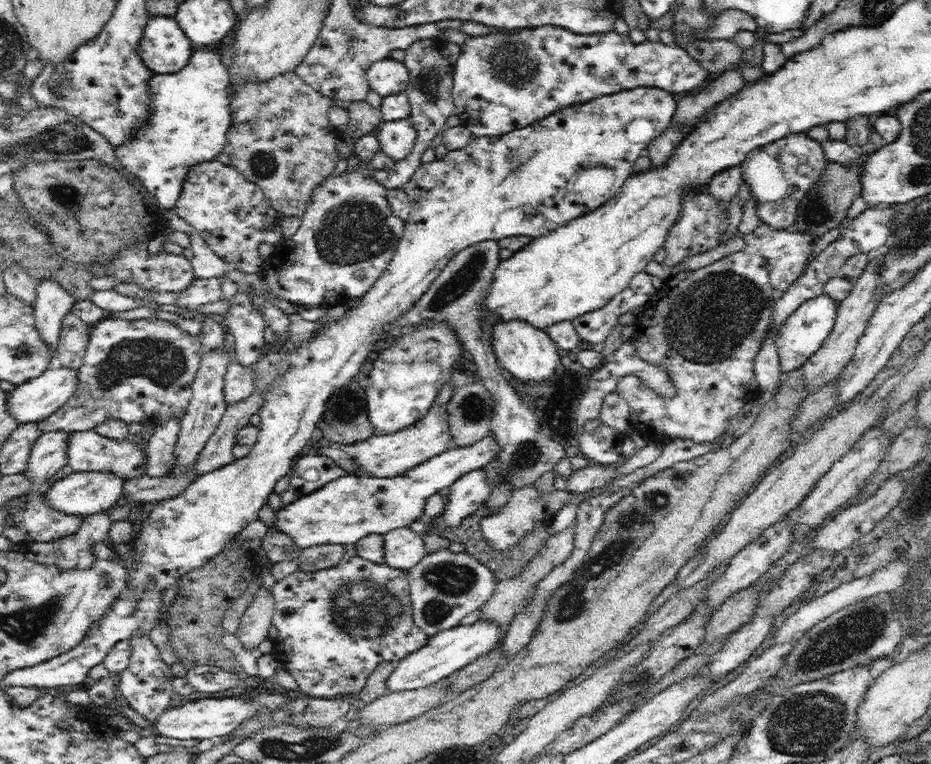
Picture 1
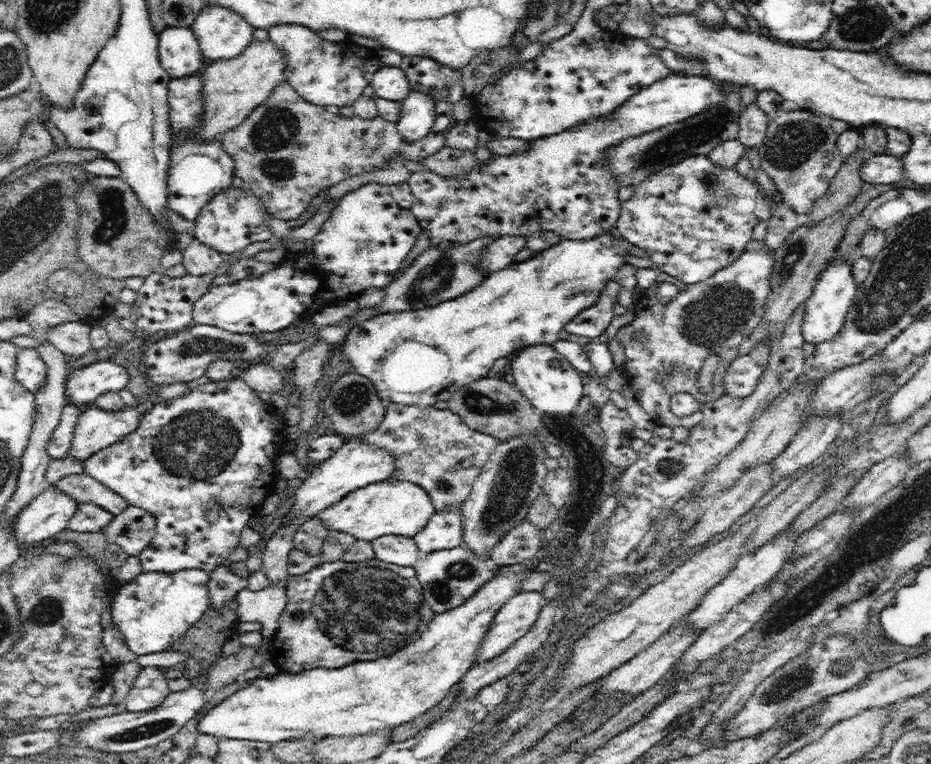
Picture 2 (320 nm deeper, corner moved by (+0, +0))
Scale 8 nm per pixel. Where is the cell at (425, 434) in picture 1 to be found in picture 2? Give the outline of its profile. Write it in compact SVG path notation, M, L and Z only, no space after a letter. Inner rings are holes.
M348 439L346 443L326 460L314 466L310 475L303 480L302 485L295 490L294 503L284 520L291 517L315 518L324 509L342 500L348 492L389 479L395 471L394 457L386 449L368 445L361 439Z

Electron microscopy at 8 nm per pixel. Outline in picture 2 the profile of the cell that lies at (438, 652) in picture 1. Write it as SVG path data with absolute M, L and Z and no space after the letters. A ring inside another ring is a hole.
M519 591L494 614L484 640L478 648L476 662L492 660L506 652L507 648L522 638L536 622L542 610L542 591Z

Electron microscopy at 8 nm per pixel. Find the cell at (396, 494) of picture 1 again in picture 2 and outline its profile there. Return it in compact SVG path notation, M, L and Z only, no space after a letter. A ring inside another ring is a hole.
M386 479L348 492L342 500L320 512L316 518L329 531L346 532L368 542L384 535L400 535L413 538L435 514L435 506L426 489L408 480Z

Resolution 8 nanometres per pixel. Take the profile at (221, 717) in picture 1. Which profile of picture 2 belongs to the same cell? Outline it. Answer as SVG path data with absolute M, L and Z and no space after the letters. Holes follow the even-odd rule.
M519 565L519 569L516 569L515 571L513 568L514 566L498 567L500 575L496 576L496 578L492 580L489 580L488 583L480 587L475 592L475 594L470 596L470 598L466 600L465 603L462 603L460 607L450 609L449 611L440 614L435 614L434 618L432 618L430 624L426 627L426 630L422 632L418 640L415 640L413 643L410 643L404 648L399 649L398 652L392 654L391 656L376 657L371 661L347 664L342 668L325 669L318 667L315 669L310 669L309 671L300 671L294 674L278 672L276 675L262 676L252 682L246 683L242 690L238 690L238 692L230 694L228 698L224 698L222 702L218 702L214 708L210 708L210 710L208 710L208 712L202 716L197 724L198 730L200 730L199 733L210 734L210 736L215 736L219 739L240 739L274 744L274 742L280 742L281 740L298 740L298 738L308 738L308 736L320 739L326 738L328 736L360 736L360 734L368 734L368 732L382 730L382 728L393 729L396 726L400 726L400 724L414 720L416 716L422 716L424 712L428 712L430 708L436 706L436 704L438 704L442 698L446 698L446 696L450 694L450 688L452 688L454 684L458 684L462 676L464 676L464 674L466 674L466 672L468 672L468 670L474 666L474 662L476 662L477 653L479 650L478 648L480 648L480 644L482 644L482 640L484 640L484 634L486 634L488 626L490 626L492 618L494 618L494 614L496 614L496 612L502 608L503 604L506 604L506 602L510 600L511 596L514 596L519 592L518 588L520 588L520 584L522 584L524 579L529 576L529 574L526 573L526 567L524 567L524 565Z

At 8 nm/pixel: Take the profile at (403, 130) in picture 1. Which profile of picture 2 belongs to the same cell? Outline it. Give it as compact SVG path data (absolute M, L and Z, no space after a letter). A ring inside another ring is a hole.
M411 90L401 103L396 128L402 139L413 143L430 134L435 120L434 99Z

